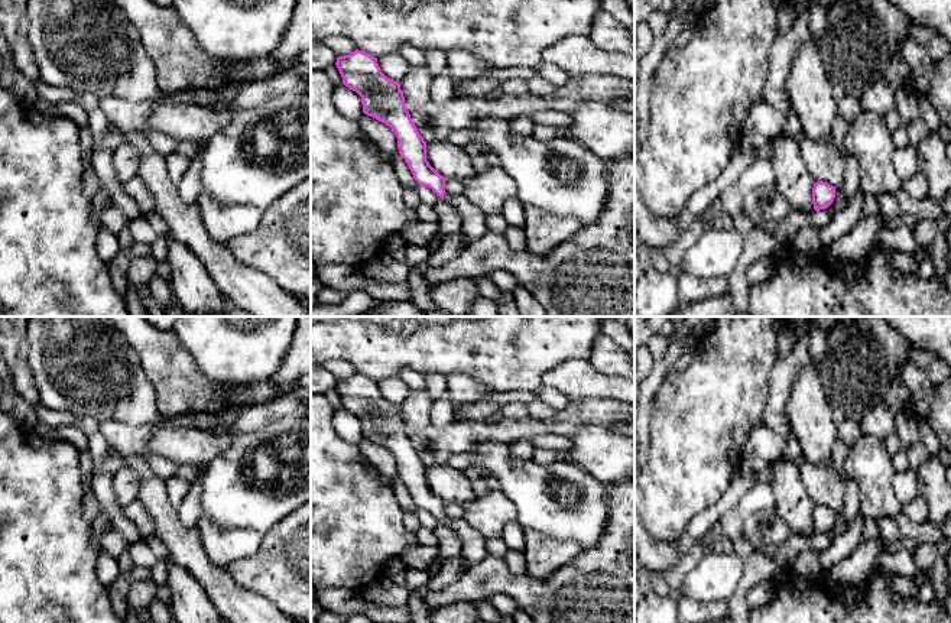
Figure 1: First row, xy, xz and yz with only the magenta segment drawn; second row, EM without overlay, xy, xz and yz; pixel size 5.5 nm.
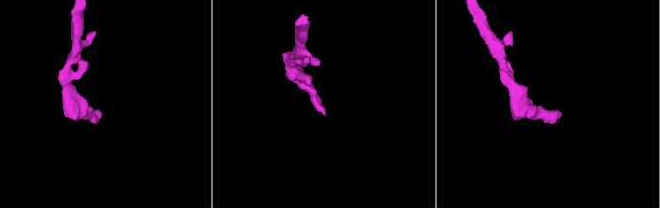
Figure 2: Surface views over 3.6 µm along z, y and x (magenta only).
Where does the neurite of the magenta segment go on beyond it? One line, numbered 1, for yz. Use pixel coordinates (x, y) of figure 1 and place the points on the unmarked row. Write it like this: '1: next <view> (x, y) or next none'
1: next none

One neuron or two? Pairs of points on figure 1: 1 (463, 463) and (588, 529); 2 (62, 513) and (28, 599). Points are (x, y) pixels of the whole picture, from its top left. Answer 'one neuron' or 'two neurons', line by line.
1: one neuron
2: one neuron

